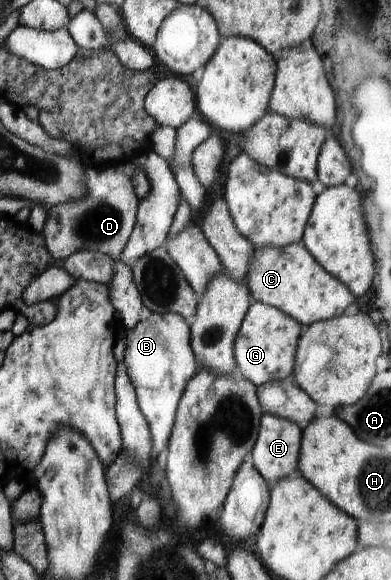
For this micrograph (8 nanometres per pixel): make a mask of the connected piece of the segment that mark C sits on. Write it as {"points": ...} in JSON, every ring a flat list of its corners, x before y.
{"points":[[303,241,288,244,284,248,274,246,254,248,246,284,252,301,276,307,292,316,301,325,307,326,330,320,335,316,342,316,344,310,358,300,342,281,334,278,326,272,325,268,322,268,321,264,318,264]]}

